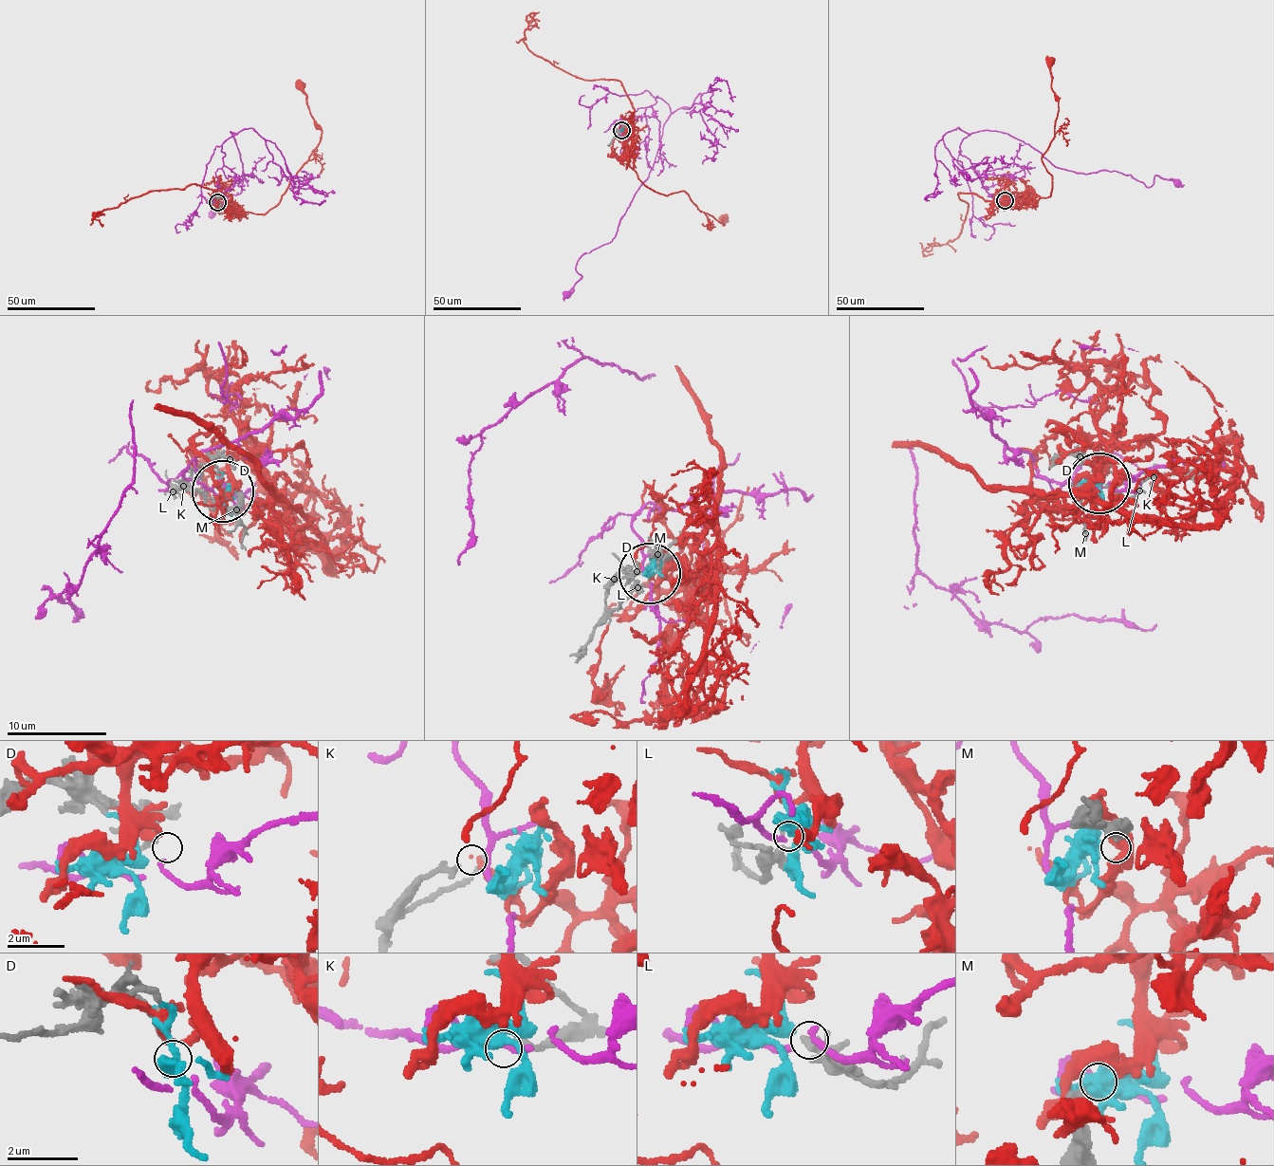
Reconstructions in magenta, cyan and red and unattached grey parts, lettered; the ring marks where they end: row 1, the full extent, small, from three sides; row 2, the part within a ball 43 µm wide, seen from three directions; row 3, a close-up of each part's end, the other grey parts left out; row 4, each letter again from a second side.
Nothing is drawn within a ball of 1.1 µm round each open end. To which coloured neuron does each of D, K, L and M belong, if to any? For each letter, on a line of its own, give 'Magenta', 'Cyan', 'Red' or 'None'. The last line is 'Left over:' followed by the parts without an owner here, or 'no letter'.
D: None
K: Magenta
L: Cyan
M: Red
Left over: D

